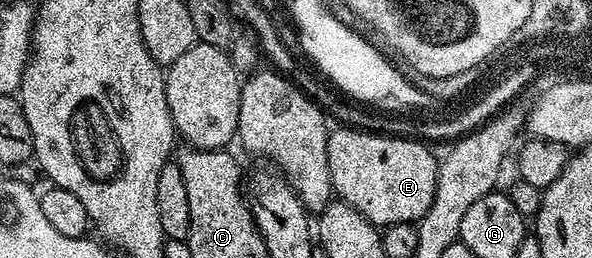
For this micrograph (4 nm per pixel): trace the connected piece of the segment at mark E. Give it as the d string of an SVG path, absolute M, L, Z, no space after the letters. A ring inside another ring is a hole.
M338 127L338 130L335 128L331 132L328 139L328 171L333 192L376 226L417 223L426 216L428 207L432 207L438 182L439 158L434 158L430 154L431 146L421 140L406 135L381 135L378 131L363 131L355 127Z

